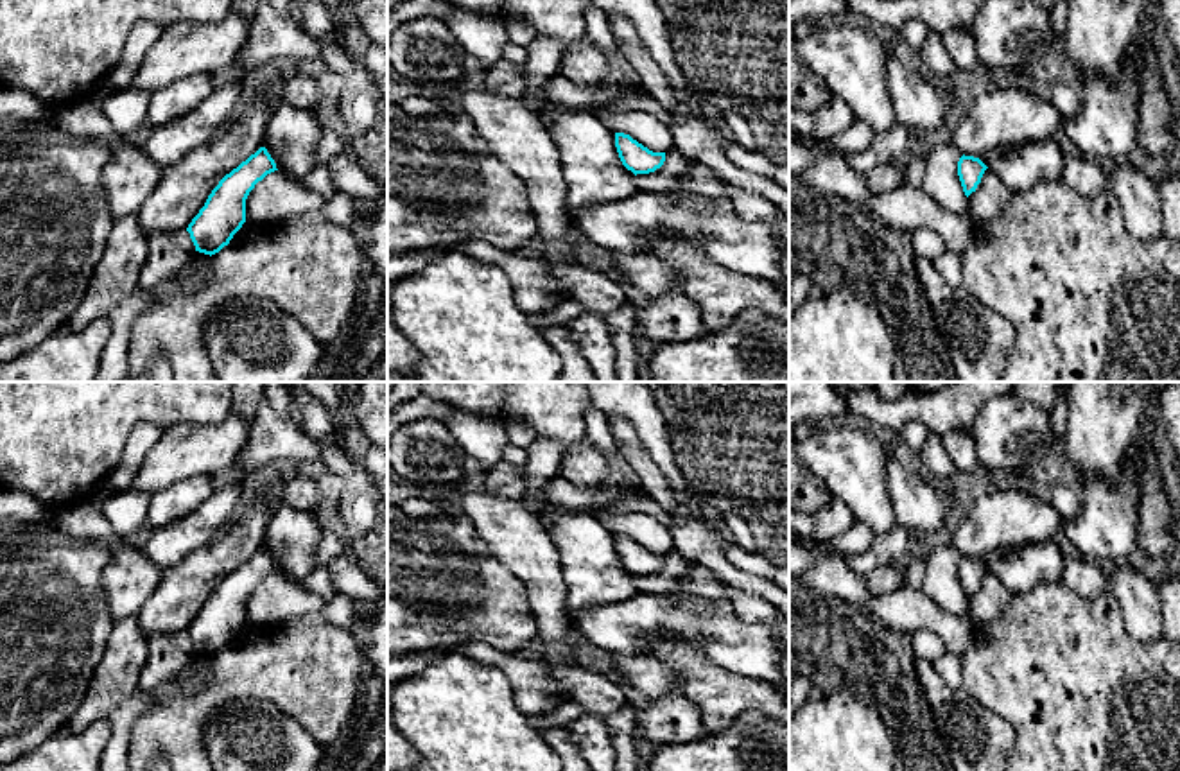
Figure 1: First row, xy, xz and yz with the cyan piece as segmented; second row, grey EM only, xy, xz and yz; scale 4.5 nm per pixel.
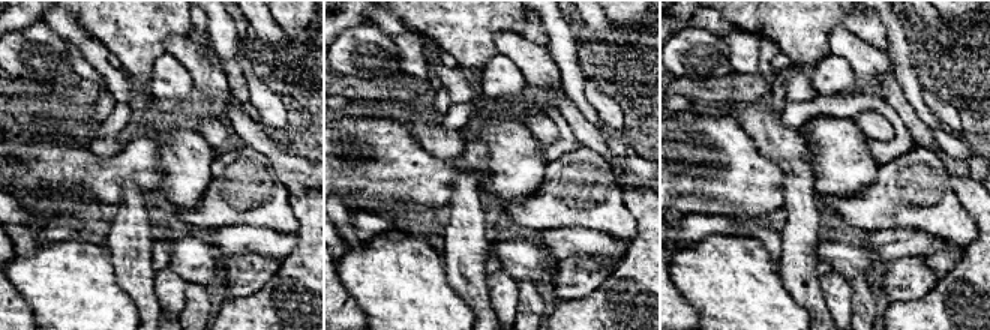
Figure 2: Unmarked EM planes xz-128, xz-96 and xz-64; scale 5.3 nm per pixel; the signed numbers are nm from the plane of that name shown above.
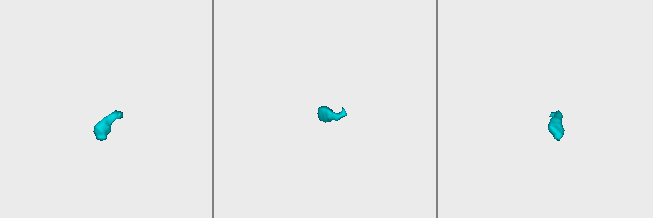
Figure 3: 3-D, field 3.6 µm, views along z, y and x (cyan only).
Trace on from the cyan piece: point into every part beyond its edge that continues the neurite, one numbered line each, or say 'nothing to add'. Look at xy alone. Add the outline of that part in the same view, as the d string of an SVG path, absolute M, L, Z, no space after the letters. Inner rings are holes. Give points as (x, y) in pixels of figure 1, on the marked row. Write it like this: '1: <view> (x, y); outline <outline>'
nothing to add

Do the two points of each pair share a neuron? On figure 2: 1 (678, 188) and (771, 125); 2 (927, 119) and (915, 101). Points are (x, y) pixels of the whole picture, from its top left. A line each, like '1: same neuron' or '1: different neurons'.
1: different neurons
2: same neuron

